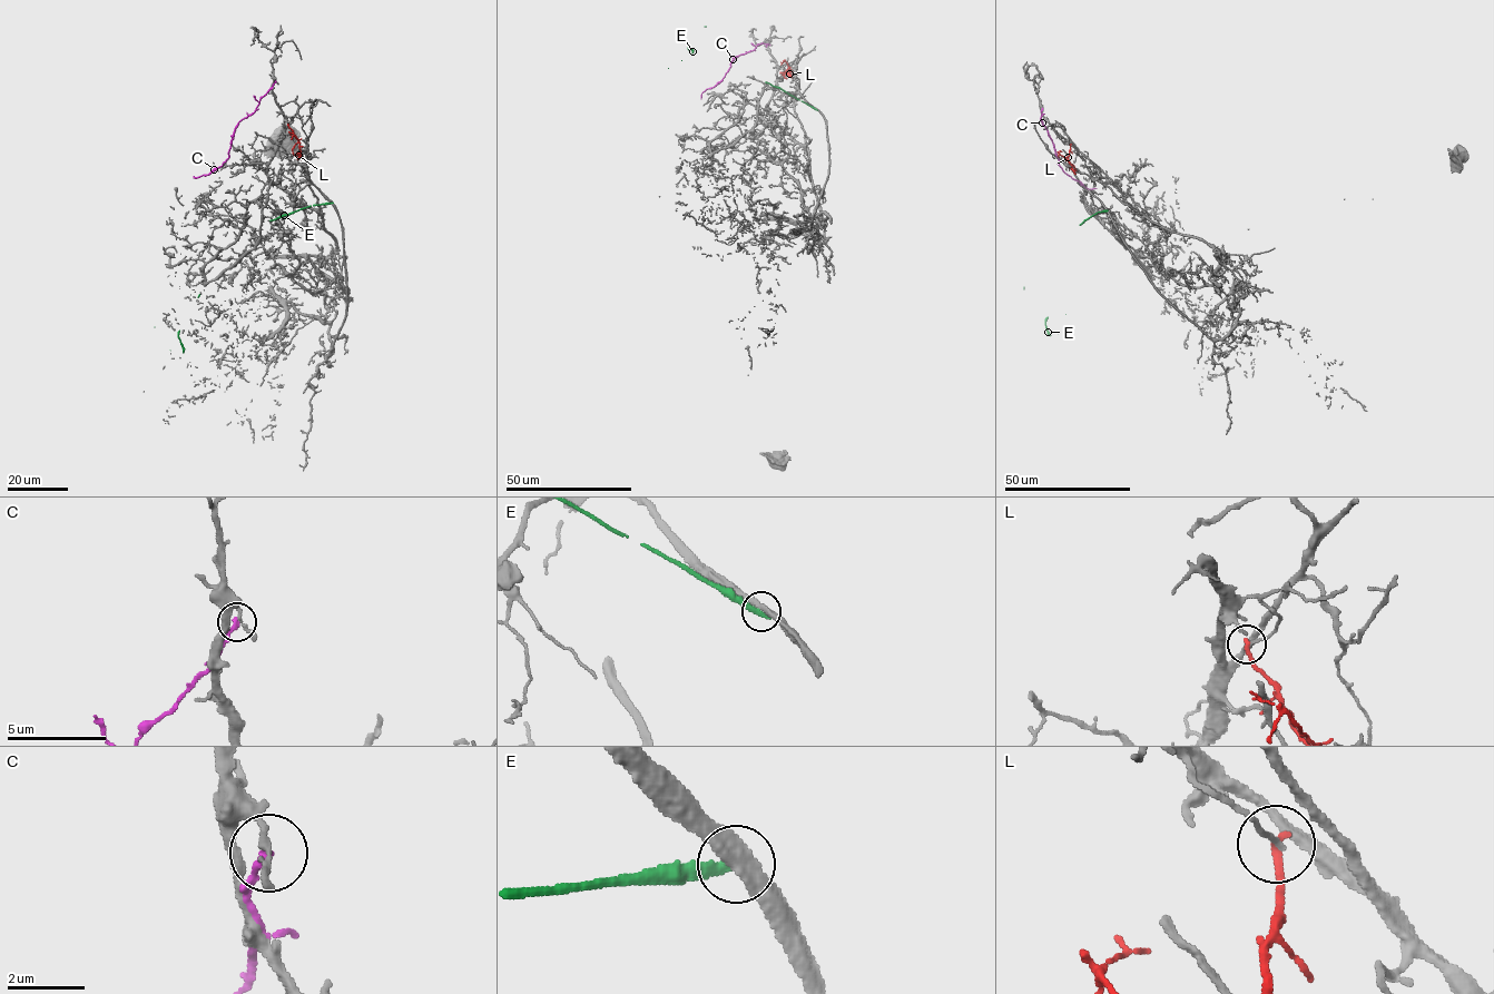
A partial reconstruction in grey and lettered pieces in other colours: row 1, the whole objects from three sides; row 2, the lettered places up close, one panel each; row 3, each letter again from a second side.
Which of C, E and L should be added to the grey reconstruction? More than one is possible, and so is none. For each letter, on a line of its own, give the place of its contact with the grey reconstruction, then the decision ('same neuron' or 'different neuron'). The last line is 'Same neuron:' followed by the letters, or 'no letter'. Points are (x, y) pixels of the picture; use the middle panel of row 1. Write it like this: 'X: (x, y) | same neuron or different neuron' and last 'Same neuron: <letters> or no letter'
C: (769, 45) | different neuron
E: (816, 109) | different neuron
L: (780, 72) | different neuron
Same neuron: no letter

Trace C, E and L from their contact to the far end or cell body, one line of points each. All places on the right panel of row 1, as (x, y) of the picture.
C: (1042, 108), (1041, 120), (1053, 143), (1059, 165), (1087, 188), (1097, 188)
E: (1107, 210), (1079, 225), (1045, 324), (1050, 335)
L: (1070, 145), (1065, 159), (1075, 170)

